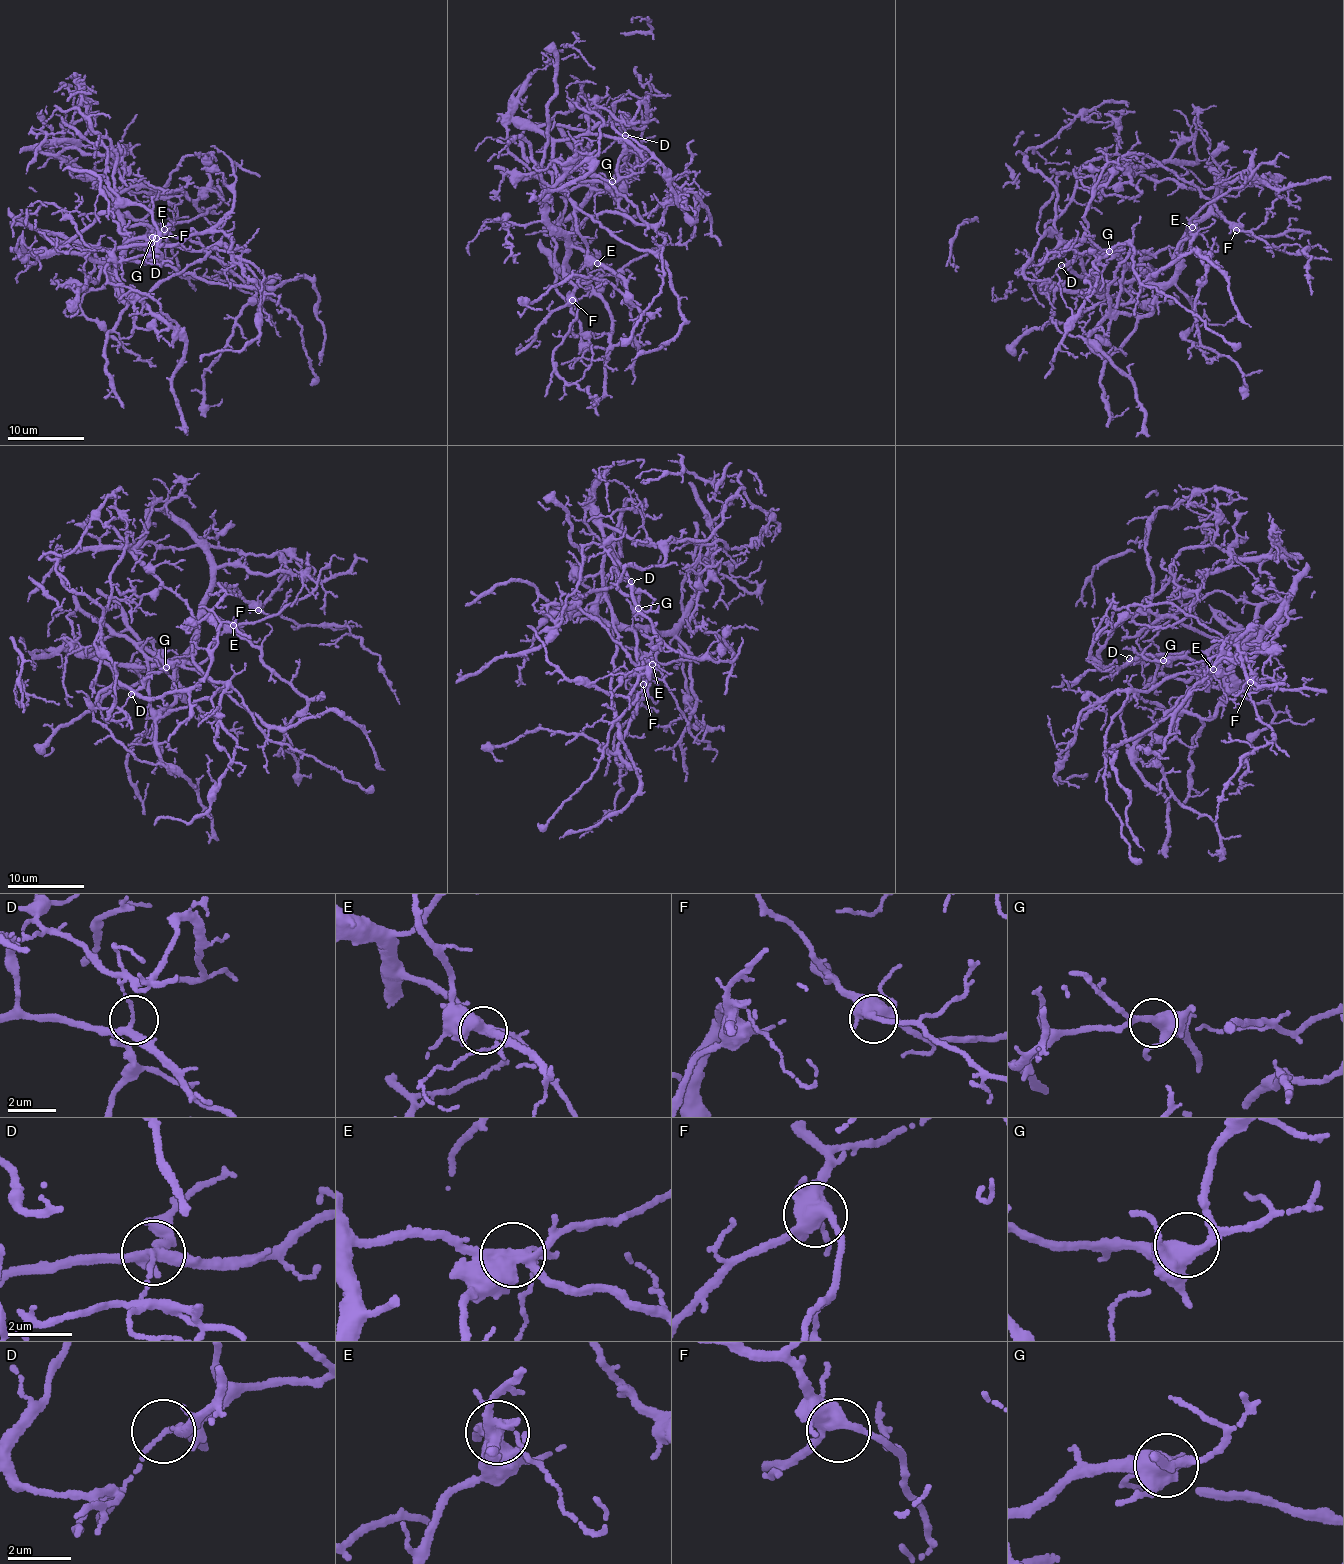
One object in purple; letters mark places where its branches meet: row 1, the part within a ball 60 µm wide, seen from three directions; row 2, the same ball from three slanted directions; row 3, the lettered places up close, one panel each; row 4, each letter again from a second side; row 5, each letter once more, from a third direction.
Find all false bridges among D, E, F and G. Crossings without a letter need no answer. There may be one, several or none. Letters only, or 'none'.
D, E

